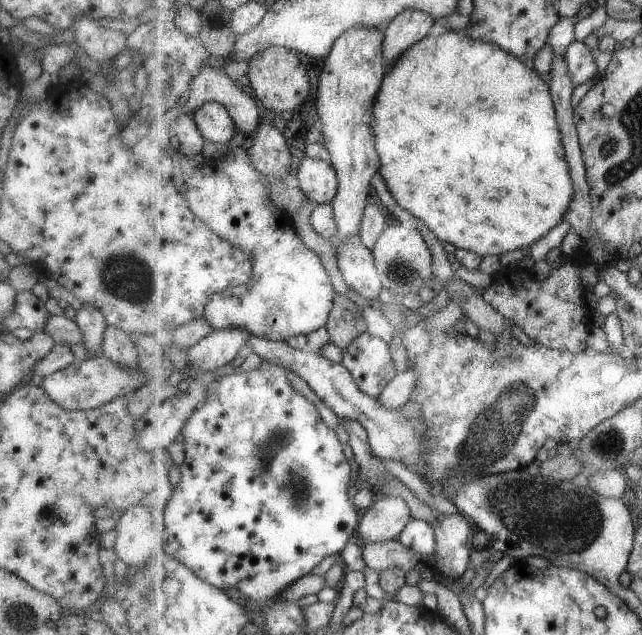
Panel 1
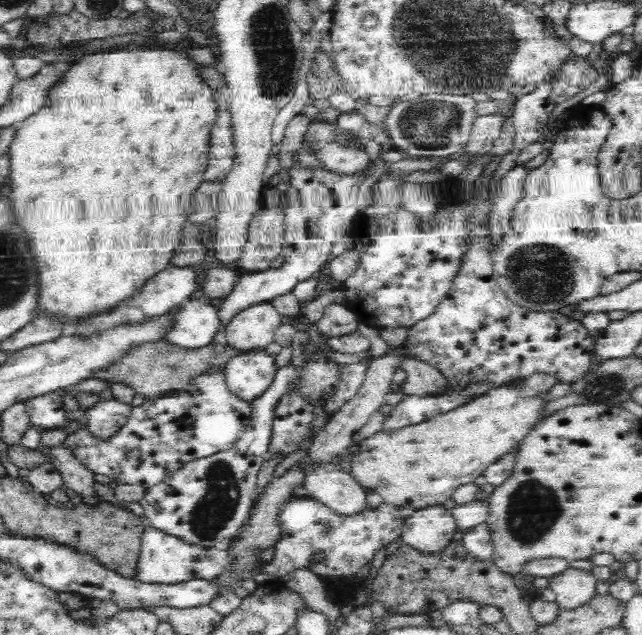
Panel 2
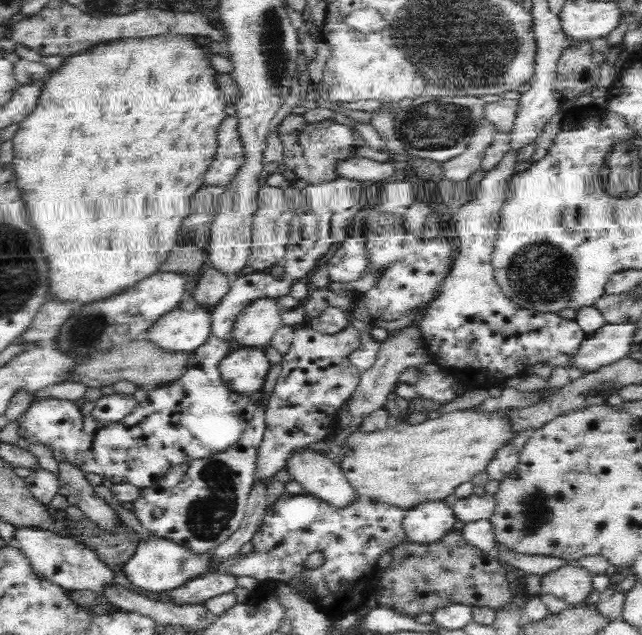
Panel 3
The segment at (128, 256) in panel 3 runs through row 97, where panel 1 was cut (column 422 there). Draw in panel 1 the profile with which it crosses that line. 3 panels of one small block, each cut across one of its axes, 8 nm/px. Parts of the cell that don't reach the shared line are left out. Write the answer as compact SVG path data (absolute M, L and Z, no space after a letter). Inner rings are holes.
M446 30L438 36L427 35L423 40L417 42L417 44L413 44L409 50L405 50L405 52L399 56L399 60L395 62L394 66L387 69L383 86L381 86L381 90L377 96L374 114L377 116L377 120L375 120L375 124L373 124L373 126L375 126L375 132L377 132L377 150L379 150L379 152L381 152L381 156L383 156L383 160L381 160L381 162L383 162L383 168L379 170L379 173L384 180L387 190L401 208L409 210L409 213L413 216L417 216L417 218L425 220L425 222L427 222L427 226L435 232L440 241L443 240L443 242L448 242L457 249L467 249L471 252L475 252L482 257L491 256L491 254L496 254L499 257L501 254L511 252L511 250L517 250L517 248L523 248L523 251L526 252L533 242L537 242L537 240L541 240L543 236L547 236L547 234L549 234L557 224L561 224L561 222L565 220L565 216L567 216L567 212L569 212L569 208L571 208L571 204L573 202L575 189L573 186L573 180L571 180L569 165L567 164L567 160L565 160L565 148L563 148L563 142L561 142L561 138L563 138L563 136L561 136L561 130L559 130L559 126L557 126L556 104L552 97L550 84L547 84L547 82L541 78L541 74L539 74L537 70L529 68L523 60L517 58L517 56L513 56L513 54L509 54L509 52L504 48L501 48L498 44L475 40L460 31L456 32Z

